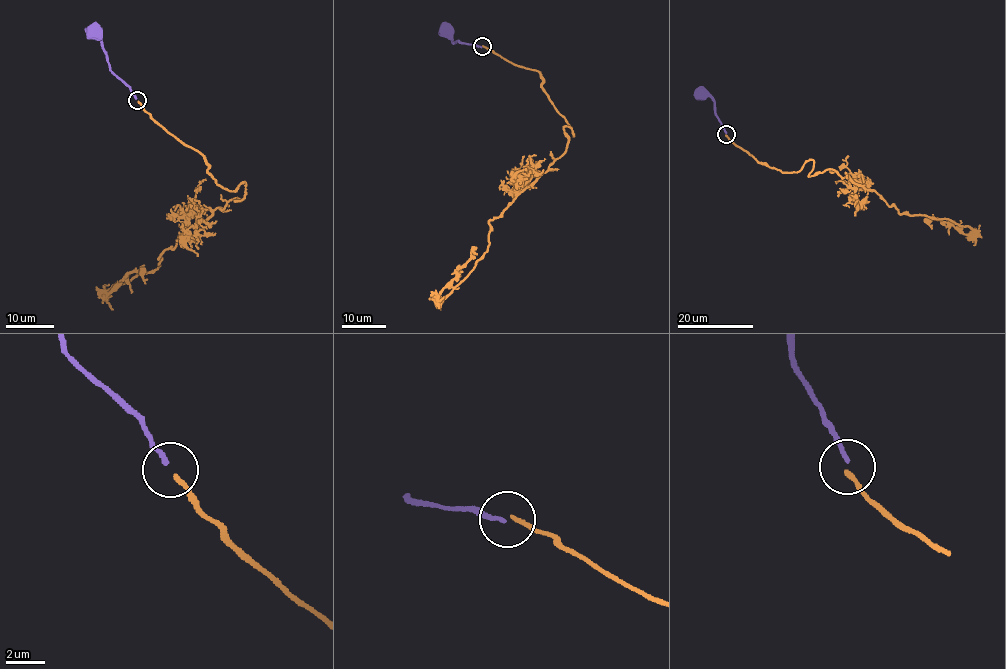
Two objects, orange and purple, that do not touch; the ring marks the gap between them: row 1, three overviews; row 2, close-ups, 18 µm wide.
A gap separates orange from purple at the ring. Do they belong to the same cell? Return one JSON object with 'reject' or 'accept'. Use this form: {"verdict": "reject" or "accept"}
{"verdict": "accept"}

